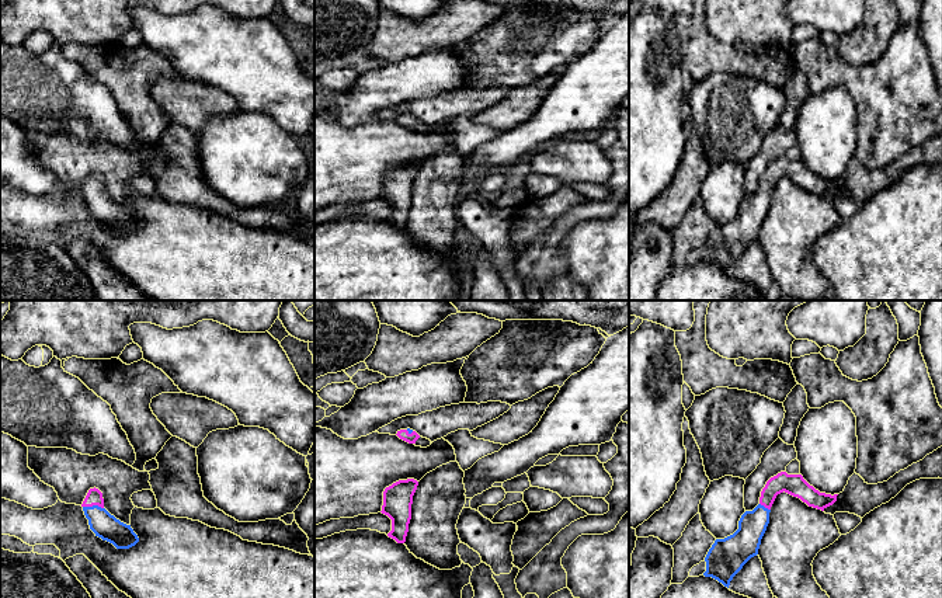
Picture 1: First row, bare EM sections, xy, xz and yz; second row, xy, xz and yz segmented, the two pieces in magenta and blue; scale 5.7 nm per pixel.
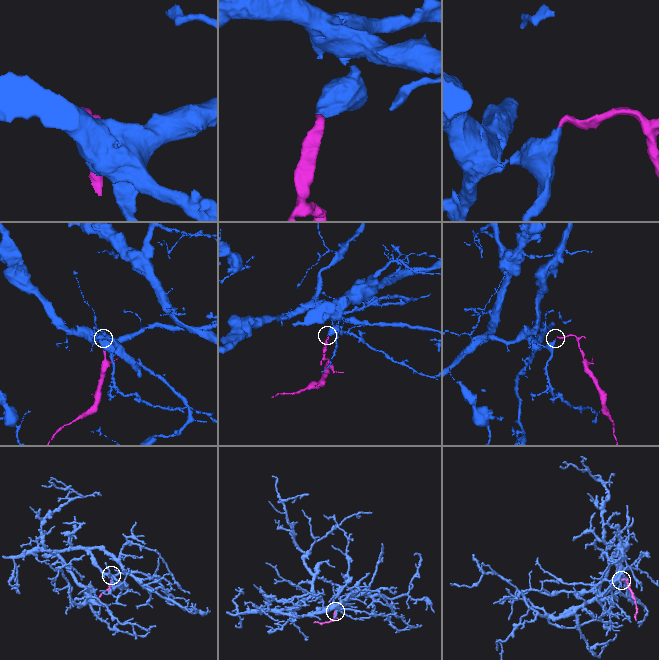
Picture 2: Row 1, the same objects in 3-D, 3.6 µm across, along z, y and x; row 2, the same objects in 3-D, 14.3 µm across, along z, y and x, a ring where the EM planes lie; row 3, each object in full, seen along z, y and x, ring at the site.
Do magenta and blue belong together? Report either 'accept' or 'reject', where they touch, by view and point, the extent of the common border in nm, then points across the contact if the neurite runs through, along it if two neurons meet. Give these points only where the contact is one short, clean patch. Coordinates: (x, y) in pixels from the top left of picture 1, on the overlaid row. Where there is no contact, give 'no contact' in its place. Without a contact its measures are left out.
accept | xy (93, 504) | 120 nm | across xy (94, 497), (93, 504), (101, 522)

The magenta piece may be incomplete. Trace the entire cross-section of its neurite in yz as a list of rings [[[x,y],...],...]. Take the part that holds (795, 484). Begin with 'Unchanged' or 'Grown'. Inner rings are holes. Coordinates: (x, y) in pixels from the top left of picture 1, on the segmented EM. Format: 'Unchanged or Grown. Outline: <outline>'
Grown. Outline: [[[781,472],[771,477],[761,491],[759,504],[741,515],[738,529],[724,539],[716,539],[709,549],[705,557],[705,577],[712,577],[729,588],[743,566],[758,554],[761,539],[769,524],[771,507],[776,496],[783,491],[821,511],[832,505],[838,496],[820,493],[802,474]]]

